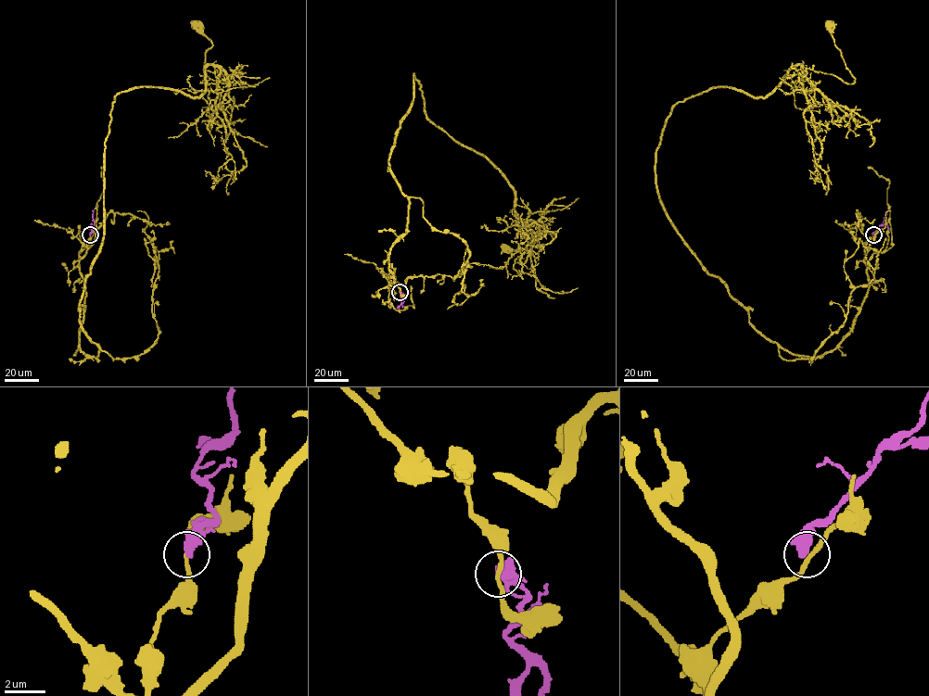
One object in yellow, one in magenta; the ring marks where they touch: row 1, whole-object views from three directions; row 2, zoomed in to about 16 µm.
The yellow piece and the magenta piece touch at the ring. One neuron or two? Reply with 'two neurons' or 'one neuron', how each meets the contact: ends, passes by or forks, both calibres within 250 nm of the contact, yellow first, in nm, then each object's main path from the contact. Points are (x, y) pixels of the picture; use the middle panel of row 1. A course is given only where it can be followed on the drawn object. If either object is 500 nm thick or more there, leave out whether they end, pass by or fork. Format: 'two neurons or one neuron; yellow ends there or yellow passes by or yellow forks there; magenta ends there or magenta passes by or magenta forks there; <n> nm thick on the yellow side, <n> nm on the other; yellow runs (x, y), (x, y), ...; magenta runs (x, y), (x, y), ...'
two neurons; 200 nm thick on the yellow side, 500 nm on the other; yellow runs (400, 292), (388, 253), (408, 199), (388, 155), (413, 74), (427, 118), (514, 191), (532, 269), (507, 249); magenta runs (400, 292), (403, 307)

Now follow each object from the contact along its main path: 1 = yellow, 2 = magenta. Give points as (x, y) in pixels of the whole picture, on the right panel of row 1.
1: (873, 234), (853, 329), (796, 355), (656, 182), (678, 103), (766, 97), (797, 65), (852, 83), (831, 27)
2: (873, 234), (883, 223), (888, 209)

